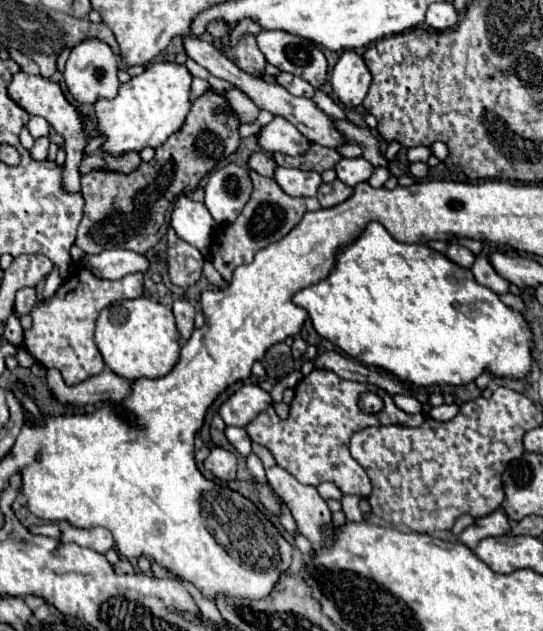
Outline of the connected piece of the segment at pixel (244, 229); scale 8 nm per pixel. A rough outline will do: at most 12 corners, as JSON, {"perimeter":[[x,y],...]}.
{"perimeter":[[249,172],[251,200],[217,234],[213,266],[227,282],[279,242],[317,198],[291,198]]}

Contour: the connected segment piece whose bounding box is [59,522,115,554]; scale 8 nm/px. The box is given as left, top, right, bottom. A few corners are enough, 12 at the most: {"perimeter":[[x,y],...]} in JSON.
{"perimeter":[[61,526],[61,542],[107,552],[115,540],[107,528]]}

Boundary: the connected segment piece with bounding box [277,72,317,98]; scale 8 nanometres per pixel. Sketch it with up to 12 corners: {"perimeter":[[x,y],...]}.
{"perimeter":[[281,72],[277,82],[293,96],[313,98],[317,88]]}

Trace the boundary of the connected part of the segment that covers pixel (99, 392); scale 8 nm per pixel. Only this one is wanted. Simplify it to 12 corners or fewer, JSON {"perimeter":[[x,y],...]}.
{"perimeter":[[105,368],[99,376],[67,386],[59,370],[47,386],[59,404],[97,406],[121,402],[131,380]]}

